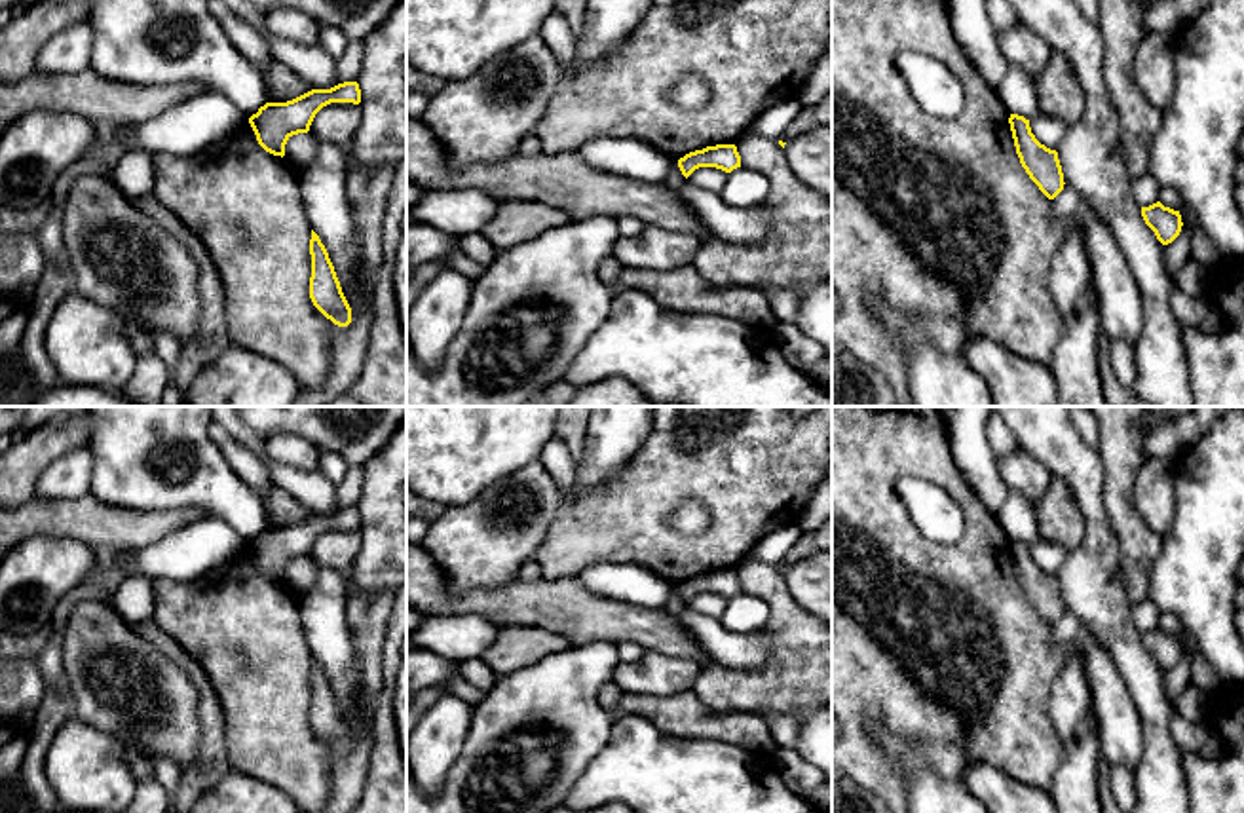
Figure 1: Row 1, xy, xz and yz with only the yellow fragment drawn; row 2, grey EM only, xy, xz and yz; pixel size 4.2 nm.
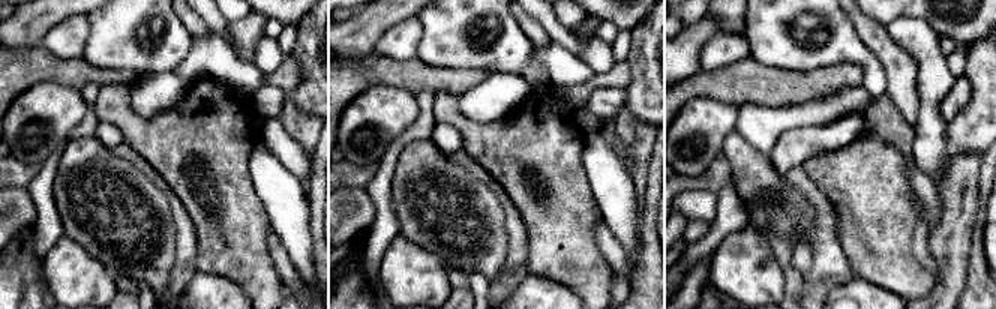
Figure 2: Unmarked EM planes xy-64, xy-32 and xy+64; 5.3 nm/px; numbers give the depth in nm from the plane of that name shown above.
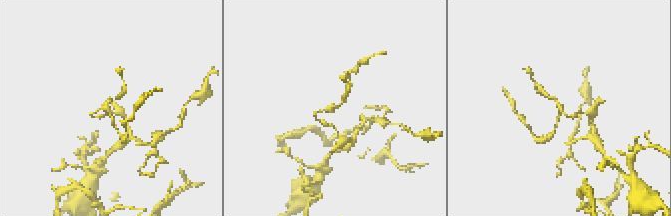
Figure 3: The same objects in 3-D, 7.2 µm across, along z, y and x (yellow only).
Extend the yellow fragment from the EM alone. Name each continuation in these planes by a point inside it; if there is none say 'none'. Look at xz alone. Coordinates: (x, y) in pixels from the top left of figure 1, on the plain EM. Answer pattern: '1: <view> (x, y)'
none

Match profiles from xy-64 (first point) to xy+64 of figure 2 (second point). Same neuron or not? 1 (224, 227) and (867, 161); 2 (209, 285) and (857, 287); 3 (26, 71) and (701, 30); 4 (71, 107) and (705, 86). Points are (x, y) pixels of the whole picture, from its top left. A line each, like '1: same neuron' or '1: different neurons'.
1: same neuron
2: same neuron
3: different neurons
4: different neurons

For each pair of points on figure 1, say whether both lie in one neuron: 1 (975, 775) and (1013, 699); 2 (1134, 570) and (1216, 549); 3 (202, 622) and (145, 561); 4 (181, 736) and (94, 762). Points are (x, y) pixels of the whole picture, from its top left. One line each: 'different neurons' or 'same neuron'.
1: different neurons
2: different neurons
3: different neurons
4: different neurons

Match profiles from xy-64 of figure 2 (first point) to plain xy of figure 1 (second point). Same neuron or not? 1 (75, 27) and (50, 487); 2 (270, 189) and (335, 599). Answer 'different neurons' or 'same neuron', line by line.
1: same neuron
2: same neuron

